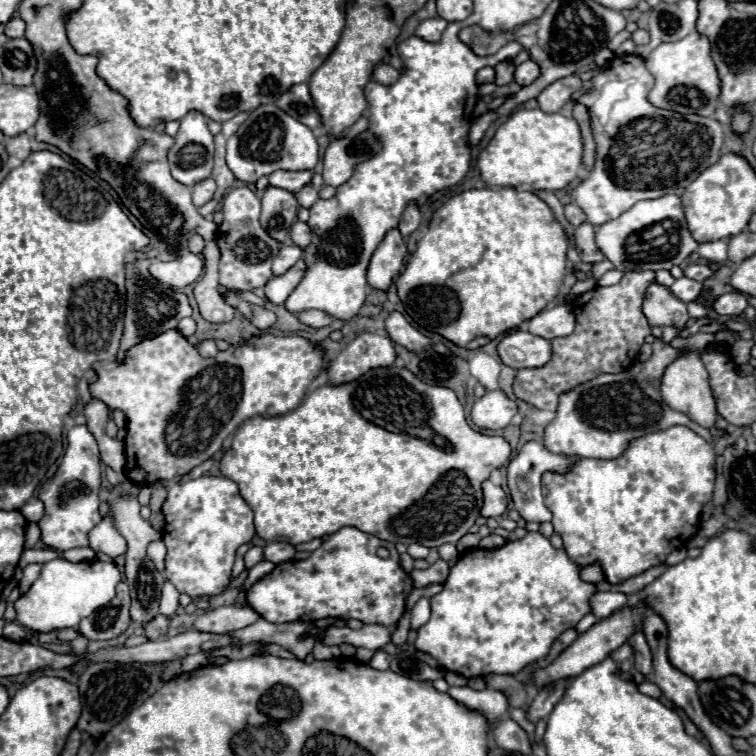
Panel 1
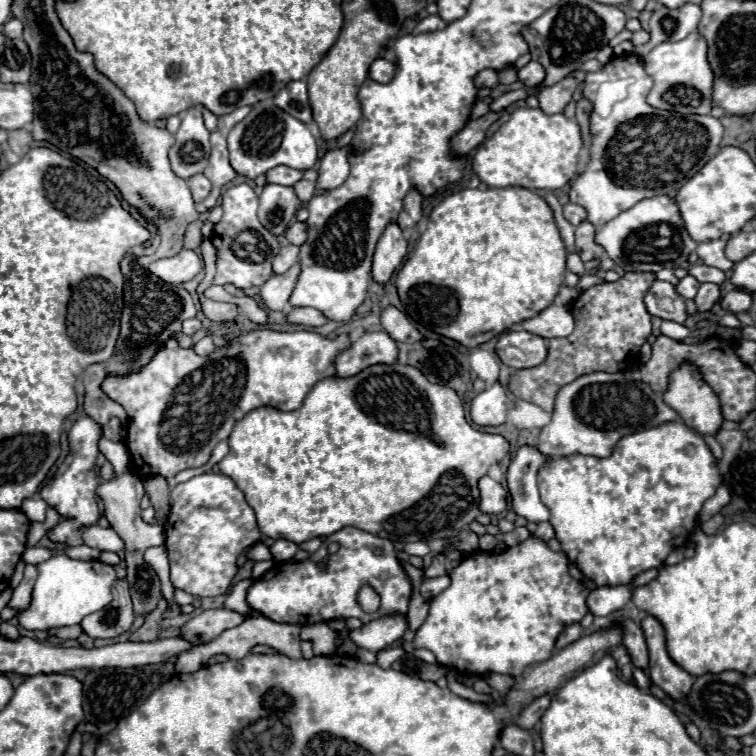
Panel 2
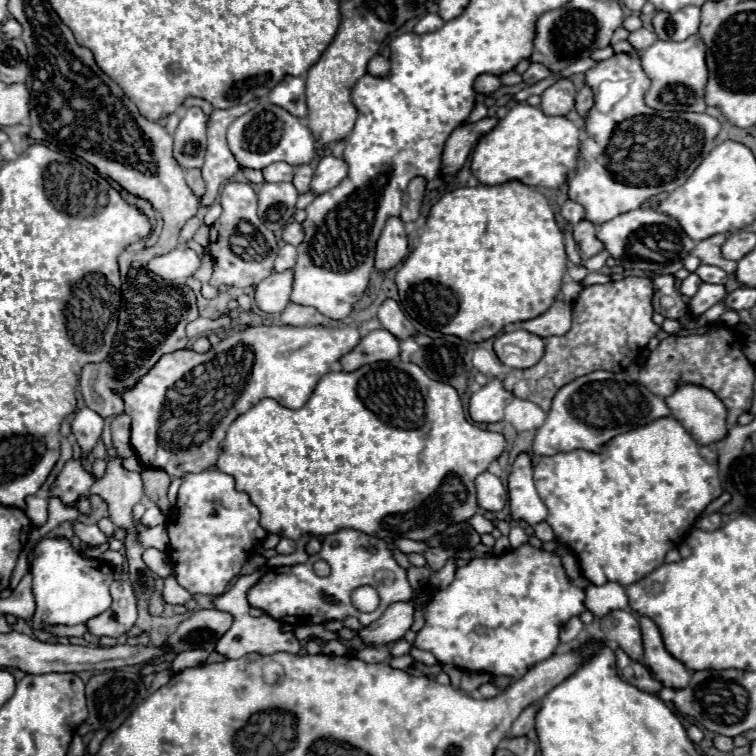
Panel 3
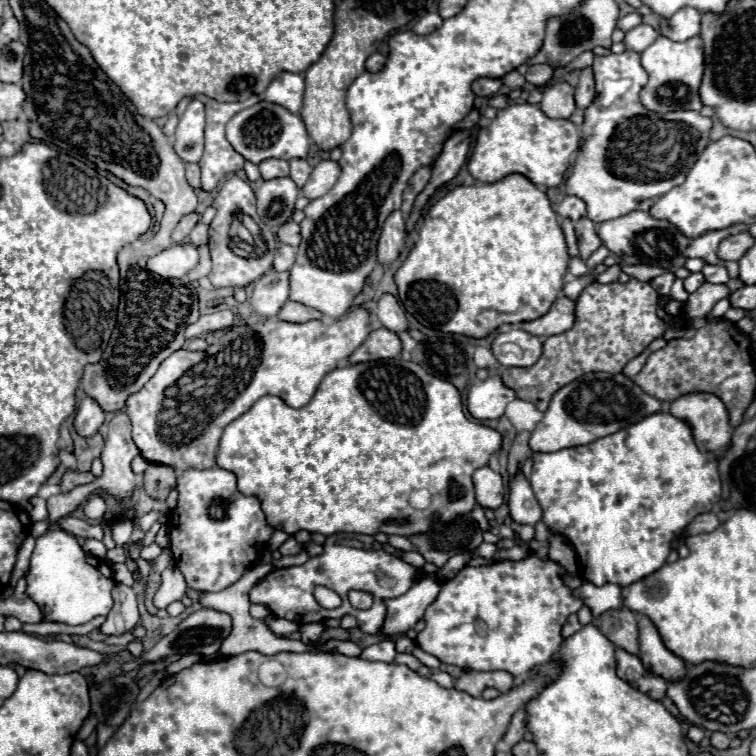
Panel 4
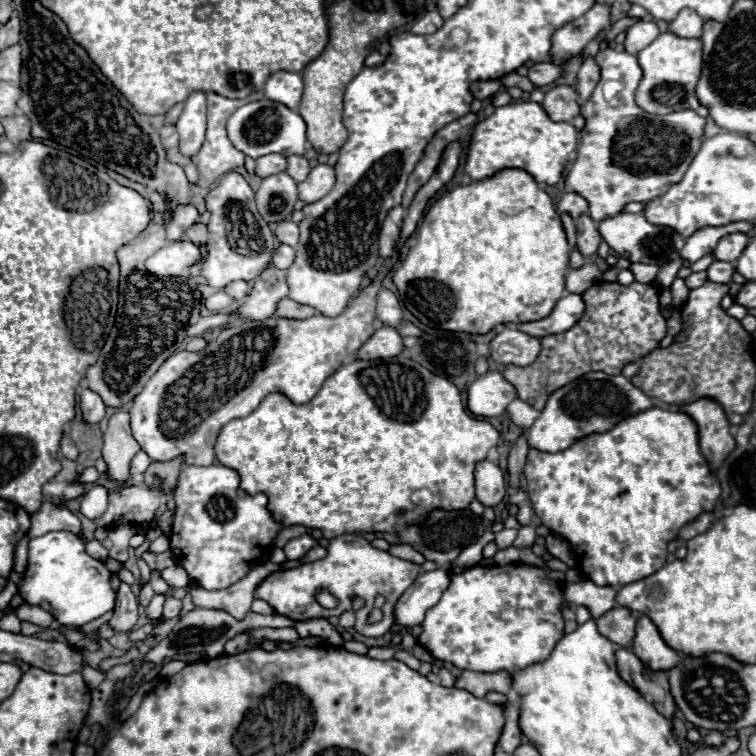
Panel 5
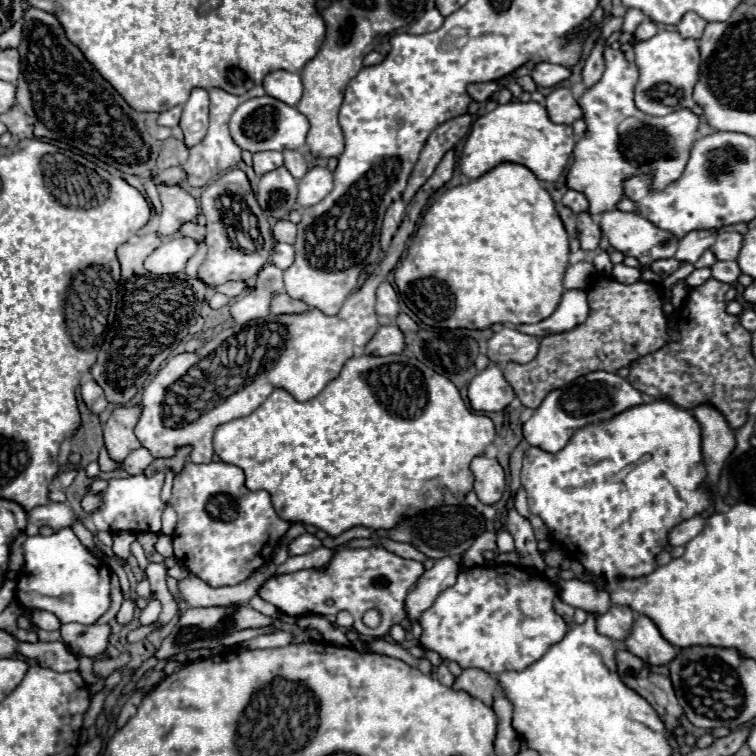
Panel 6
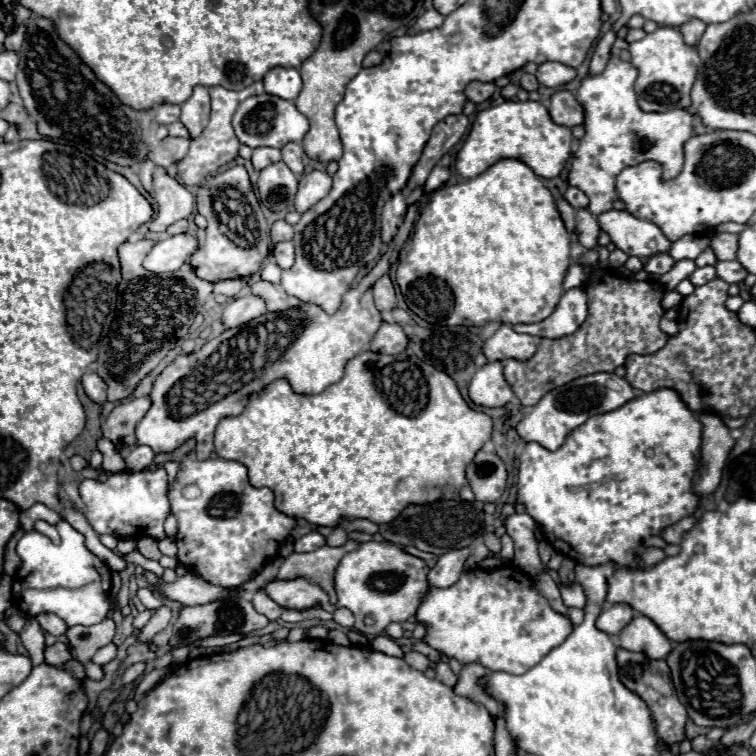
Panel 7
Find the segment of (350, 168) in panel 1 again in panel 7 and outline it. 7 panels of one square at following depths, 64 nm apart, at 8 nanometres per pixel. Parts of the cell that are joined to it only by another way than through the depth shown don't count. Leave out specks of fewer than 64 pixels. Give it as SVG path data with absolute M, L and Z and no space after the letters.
M312 170L310 174L300 176L300 184L298 184L296 200L294 200L296 210L300 214L306 212L316 202L320 202L330 192L330 188L332 188L332 178L324 170Z

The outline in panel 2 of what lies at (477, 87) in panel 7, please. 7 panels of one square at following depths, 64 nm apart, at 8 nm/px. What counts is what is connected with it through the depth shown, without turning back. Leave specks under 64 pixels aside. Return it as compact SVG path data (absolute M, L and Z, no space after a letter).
M486 68L486 70L478 72L474 82L476 82L476 86L478 86L478 88L484 88L484 86L488 86L488 88L494 88L494 86L498 84L498 76L496 76L496 70L490 70L490 68Z

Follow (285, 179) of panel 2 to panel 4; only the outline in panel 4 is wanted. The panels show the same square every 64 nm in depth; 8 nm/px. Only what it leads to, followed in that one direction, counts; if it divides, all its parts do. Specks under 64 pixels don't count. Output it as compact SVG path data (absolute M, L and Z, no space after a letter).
M264 160L264 164L260 164L258 168L264 180L290 176L290 164L286 160Z

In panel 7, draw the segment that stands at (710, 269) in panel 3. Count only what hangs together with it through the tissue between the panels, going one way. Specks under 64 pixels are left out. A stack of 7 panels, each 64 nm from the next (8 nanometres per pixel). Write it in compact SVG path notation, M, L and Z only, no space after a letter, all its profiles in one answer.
M738 260L716 262L714 268L716 268L716 276L718 276L720 280L728 282L728 284L738 284L738 282L742 282L742 280L748 276L748 272L740 266Z

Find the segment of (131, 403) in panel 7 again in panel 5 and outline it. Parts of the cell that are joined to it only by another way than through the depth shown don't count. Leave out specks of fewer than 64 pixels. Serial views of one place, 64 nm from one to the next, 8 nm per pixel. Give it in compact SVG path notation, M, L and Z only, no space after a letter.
M118 410L108 420L108 430L104 434L102 458L108 464L106 476L112 482L128 482L130 478L130 462L140 452L132 432L130 432L130 416L124 410Z

